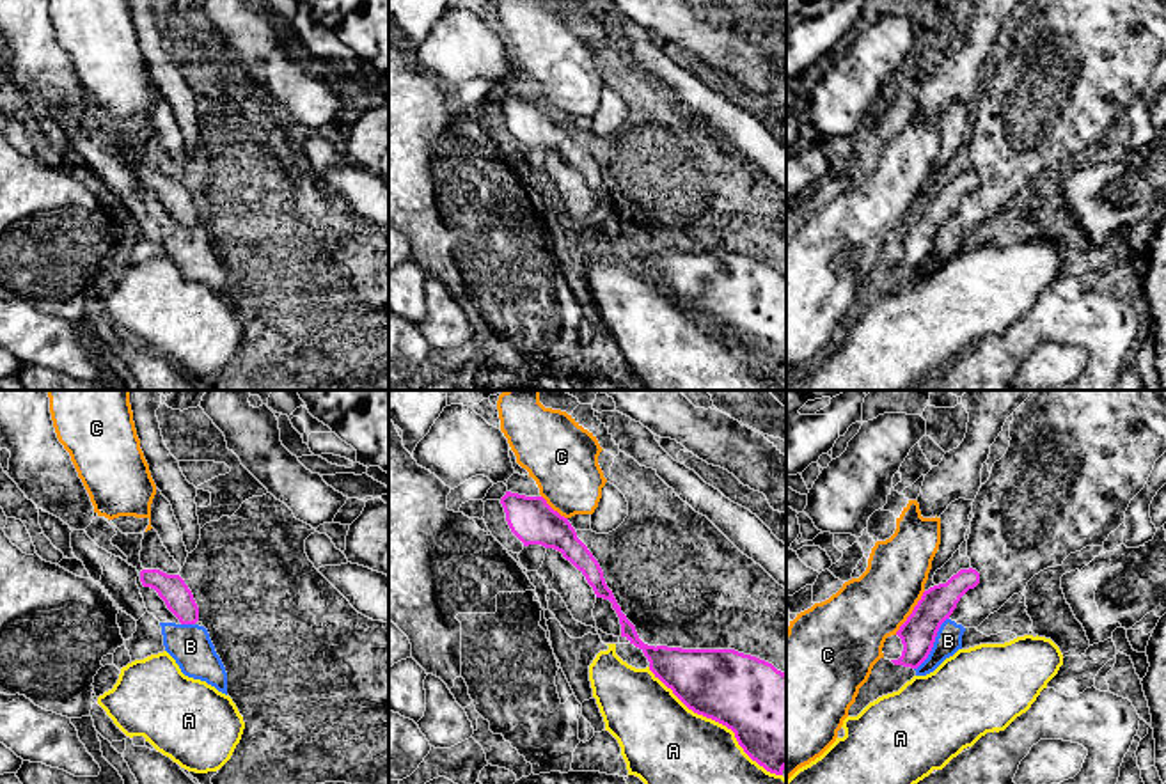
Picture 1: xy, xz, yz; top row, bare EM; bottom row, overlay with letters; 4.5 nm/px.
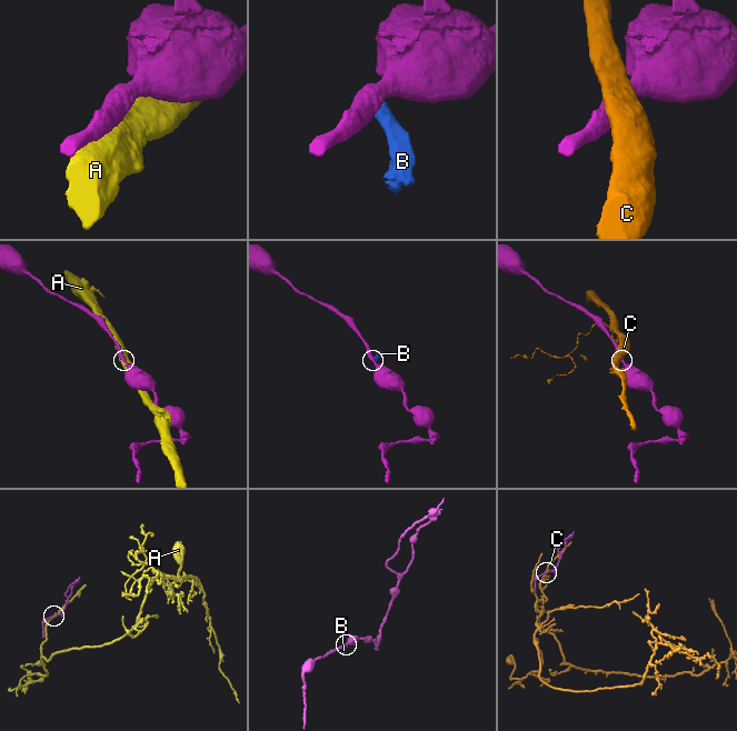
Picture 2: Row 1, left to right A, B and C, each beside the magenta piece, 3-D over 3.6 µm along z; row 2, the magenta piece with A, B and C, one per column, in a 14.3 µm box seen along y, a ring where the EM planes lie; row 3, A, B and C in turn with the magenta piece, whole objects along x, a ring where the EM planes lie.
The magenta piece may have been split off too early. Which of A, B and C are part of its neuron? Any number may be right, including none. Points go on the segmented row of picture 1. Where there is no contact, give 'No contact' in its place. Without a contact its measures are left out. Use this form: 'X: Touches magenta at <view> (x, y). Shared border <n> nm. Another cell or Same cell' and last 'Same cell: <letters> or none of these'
A: Touches magenta at xz (719, 722). Shared border 800 nm. Another cell
B: Touches magenta at yz (932, 644). Shared border 280 nm. Another cell
C: Touches magenta at yz (913, 612). Shared border 240 nm. Another cell
Same cell: none of these

